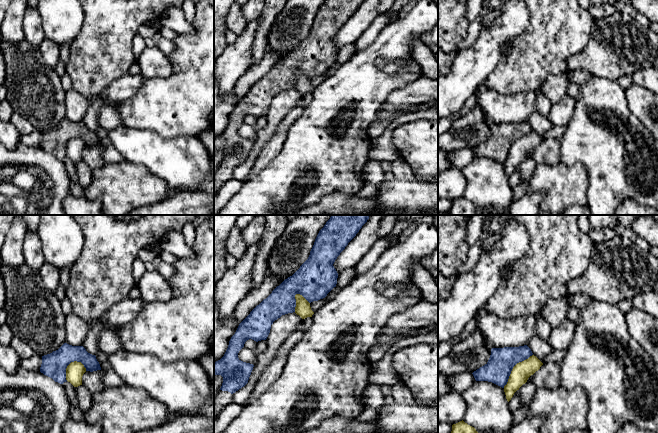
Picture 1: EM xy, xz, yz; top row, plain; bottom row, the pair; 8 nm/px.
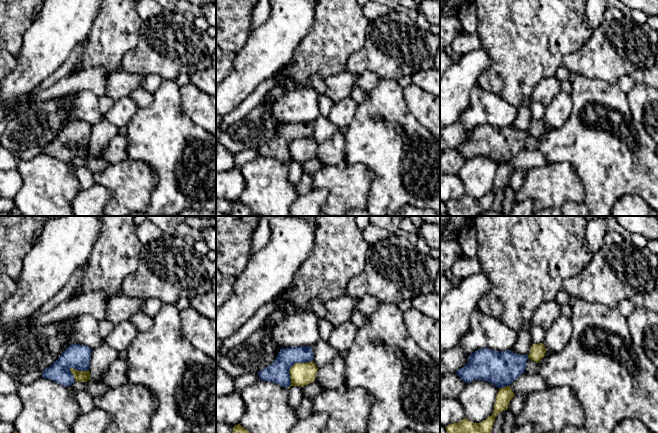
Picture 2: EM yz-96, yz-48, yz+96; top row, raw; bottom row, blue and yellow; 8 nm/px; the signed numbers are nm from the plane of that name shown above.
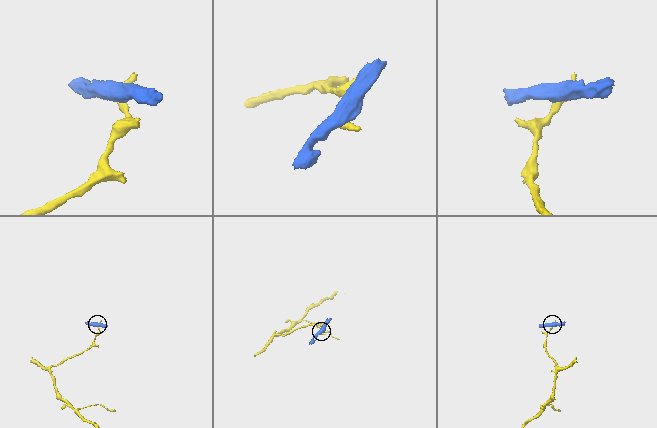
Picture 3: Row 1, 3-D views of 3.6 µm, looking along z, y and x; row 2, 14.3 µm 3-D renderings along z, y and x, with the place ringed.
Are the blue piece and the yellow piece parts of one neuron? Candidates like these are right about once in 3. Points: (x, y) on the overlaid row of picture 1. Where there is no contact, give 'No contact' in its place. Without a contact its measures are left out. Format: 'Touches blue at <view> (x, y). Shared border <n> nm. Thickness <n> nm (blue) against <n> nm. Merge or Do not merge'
Touches blue at yz (512, 368). Shared border 360 nm. Thickness 200 nm (blue) against 150 nm. Do not merge

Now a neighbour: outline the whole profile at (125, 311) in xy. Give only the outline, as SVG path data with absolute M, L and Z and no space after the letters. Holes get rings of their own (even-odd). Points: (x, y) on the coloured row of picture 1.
M129 297L112 305L100 318L106 329L115 331L117 328L132 322L141 312L145 302Z

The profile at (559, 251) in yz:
M490 215L488 238L482 252L491 250L500 240L506 222L517 222L530 234L528 251L517 261L508 263L502 270L502 283L486 302L484 309L504 319L526 315L538 316L549 299L566 296L567 283L579 277L591 261L594 242L578 226L579 215Z

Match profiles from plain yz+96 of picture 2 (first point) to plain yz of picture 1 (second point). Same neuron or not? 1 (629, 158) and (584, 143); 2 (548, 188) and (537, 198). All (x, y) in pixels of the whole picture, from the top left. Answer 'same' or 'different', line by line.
1: same
2: different

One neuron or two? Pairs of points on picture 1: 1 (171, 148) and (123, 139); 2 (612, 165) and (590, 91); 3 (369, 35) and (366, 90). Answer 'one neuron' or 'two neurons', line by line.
1: one neuron
2: one neuron
3: two neurons

